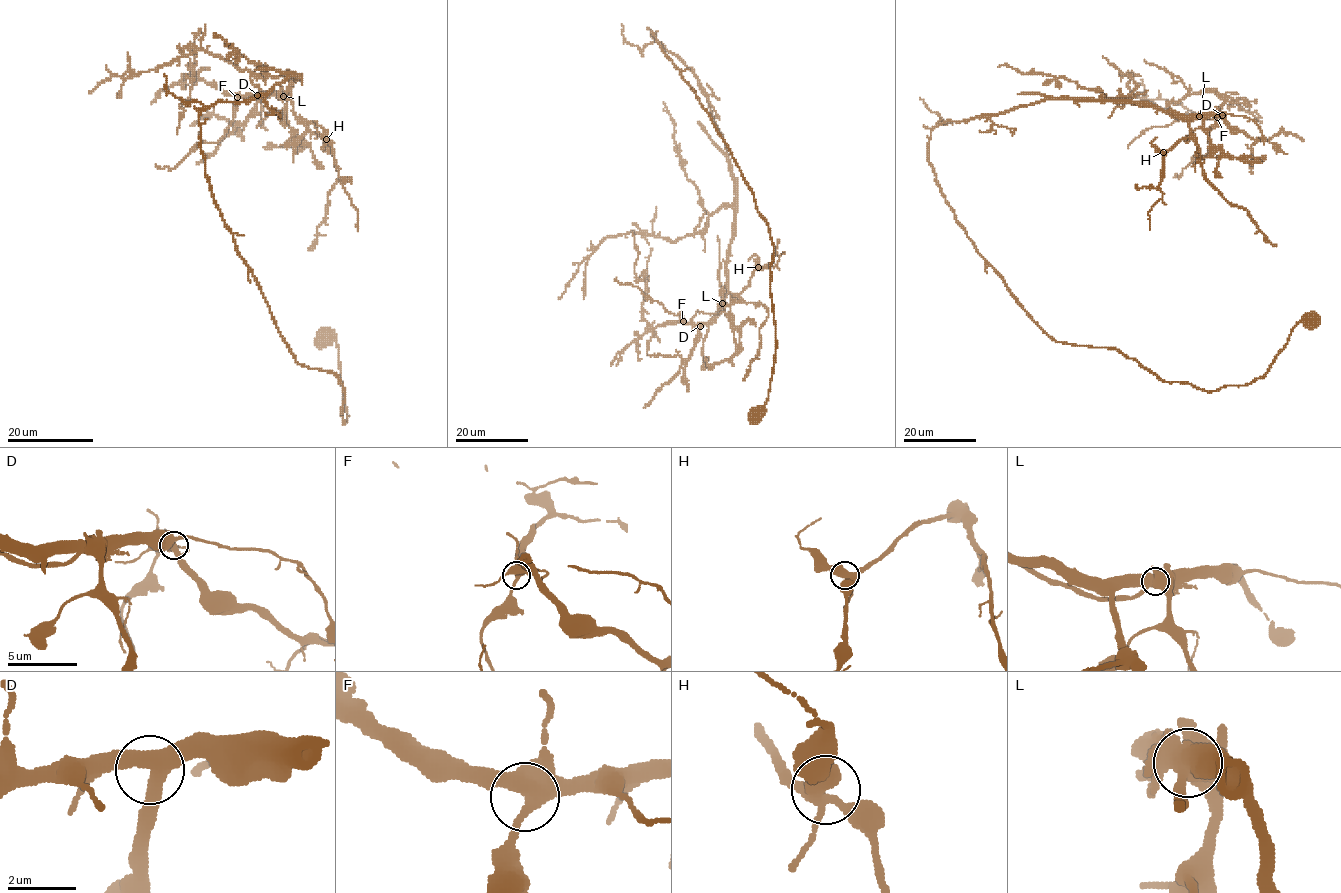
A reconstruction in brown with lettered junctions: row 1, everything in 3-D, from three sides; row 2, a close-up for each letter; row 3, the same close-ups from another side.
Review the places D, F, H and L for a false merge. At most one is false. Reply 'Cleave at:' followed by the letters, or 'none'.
Cleave at: none

